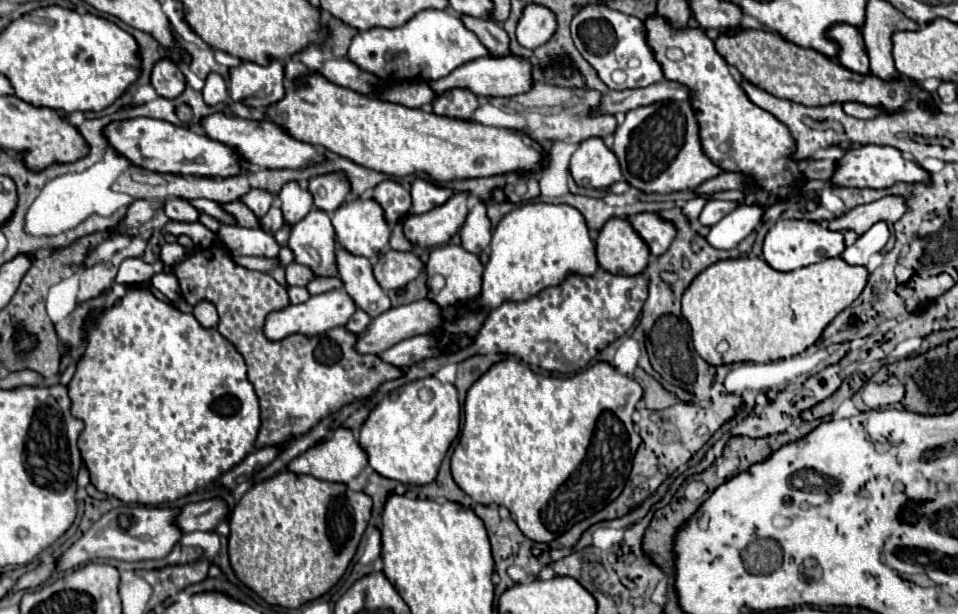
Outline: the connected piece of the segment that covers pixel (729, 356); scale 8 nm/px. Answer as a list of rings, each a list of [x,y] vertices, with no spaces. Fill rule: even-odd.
[[[740,257],[740,259],[724,259],[706,267],[684,291],[682,295],[682,315],[692,327],[692,343],[700,357],[704,357],[710,365],[722,363],[740,363],[740,361],[776,361],[784,357],[794,357],[814,345],[824,327],[846,309],[866,287],[868,269],[862,265],[850,265],[842,257],[828,257],[820,263],[796,269],[796,271],[776,271],[760,257]],[[720,341],[728,341],[730,349],[720,355],[716,345]]]

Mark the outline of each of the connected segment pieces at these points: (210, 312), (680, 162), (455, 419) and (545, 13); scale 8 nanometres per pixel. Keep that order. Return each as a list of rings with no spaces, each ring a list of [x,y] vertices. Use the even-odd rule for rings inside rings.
[[[198,301],[194,305],[194,317],[204,325],[204,327],[216,327],[218,325],[218,313],[216,307],[210,301]]]
[[[660,101],[632,109],[626,113],[624,123],[616,131],[612,151],[620,159],[624,179],[638,191],[694,191],[704,181],[722,173],[722,169],[704,153],[700,129],[690,101]]]
[[[424,377],[408,385],[402,385],[396,391],[390,391],[386,397],[382,397],[370,407],[370,413],[360,427],[360,445],[368,453],[368,465],[382,477],[396,479],[400,483],[426,485],[436,479],[440,463],[450,443],[456,439],[458,431],[460,431],[460,403],[456,387],[452,383],[440,383],[436,377]],[[424,391],[430,391],[432,395],[430,401],[422,399]]]
[[[528,3],[516,25],[518,43],[526,49],[536,49],[552,39],[556,33],[556,13],[540,3]]]

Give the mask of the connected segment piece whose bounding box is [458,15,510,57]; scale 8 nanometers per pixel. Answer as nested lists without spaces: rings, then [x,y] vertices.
[[[458,15],[458,17],[462,19],[466,29],[470,29],[470,31],[474,31],[478,35],[482,45],[486,45],[492,55],[502,57],[502,55],[510,53],[510,49],[508,49],[508,35],[504,33],[500,23],[494,23],[494,21],[488,21],[488,19],[470,17],[470,15]]]

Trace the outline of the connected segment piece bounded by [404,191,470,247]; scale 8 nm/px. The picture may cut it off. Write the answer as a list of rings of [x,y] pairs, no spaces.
[[[468,191],[454,193],[444,205],[434,207],[422,215],[410,215],[404,223],[404,235],[410,243],[420,247],[436,247],[448,243],[468,217]]]

